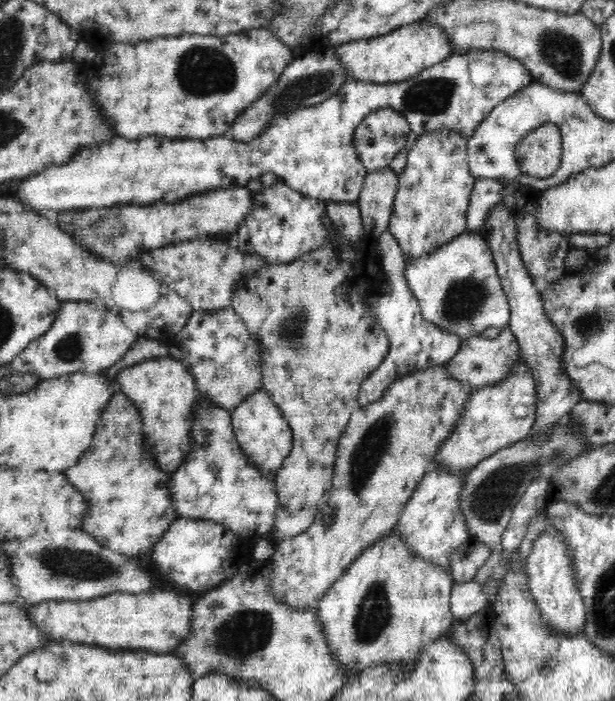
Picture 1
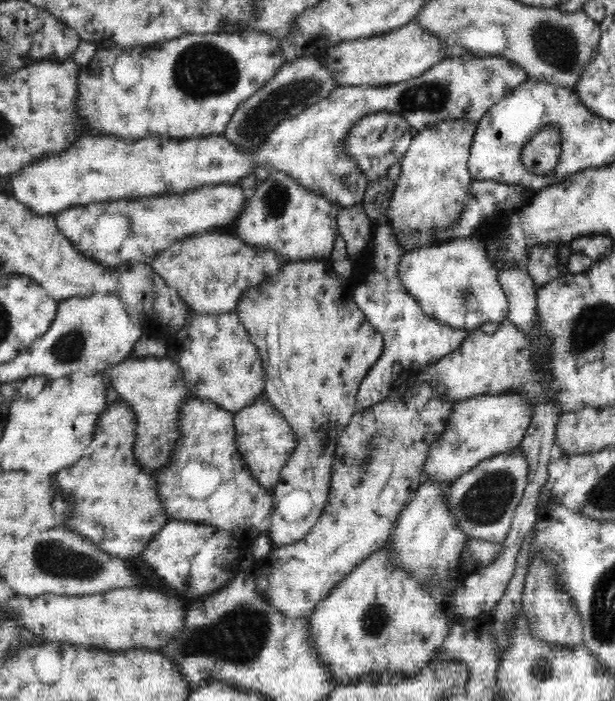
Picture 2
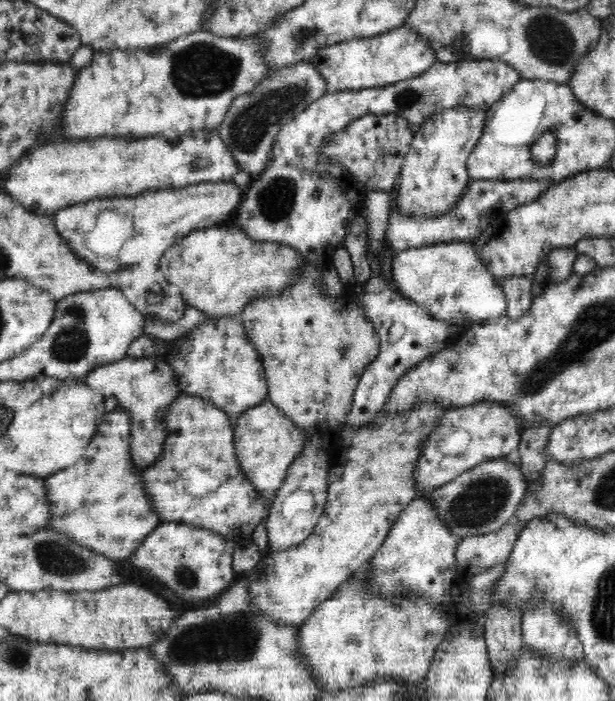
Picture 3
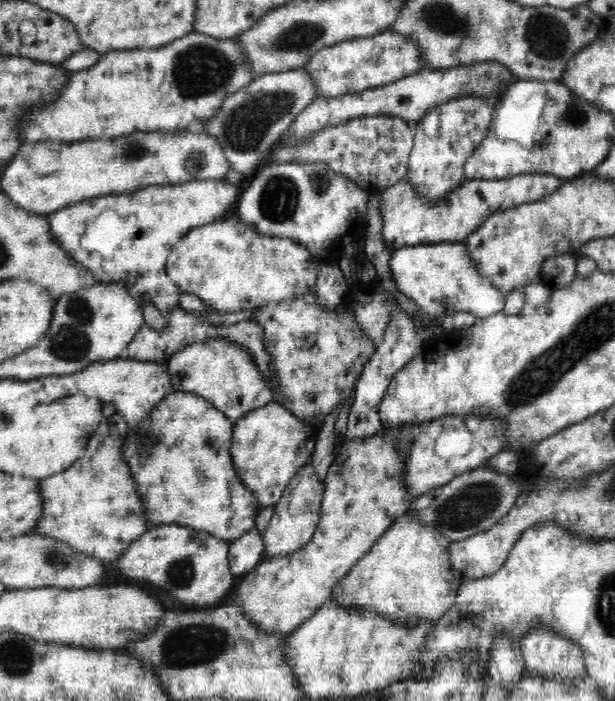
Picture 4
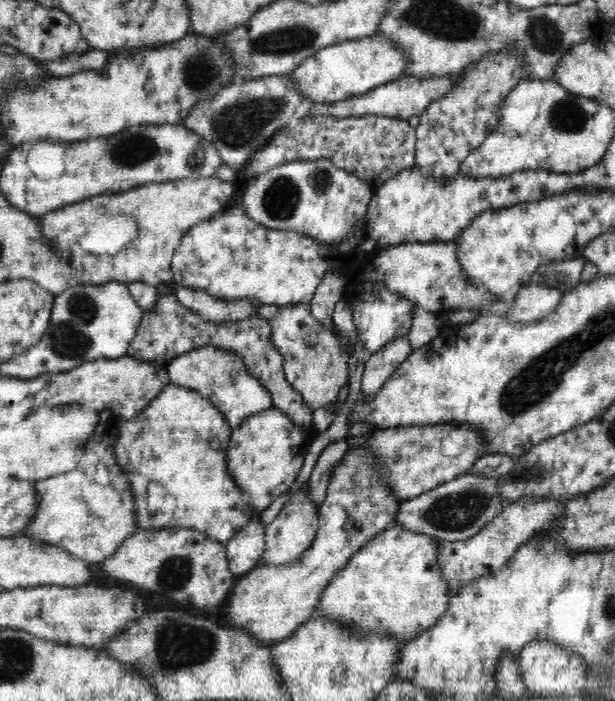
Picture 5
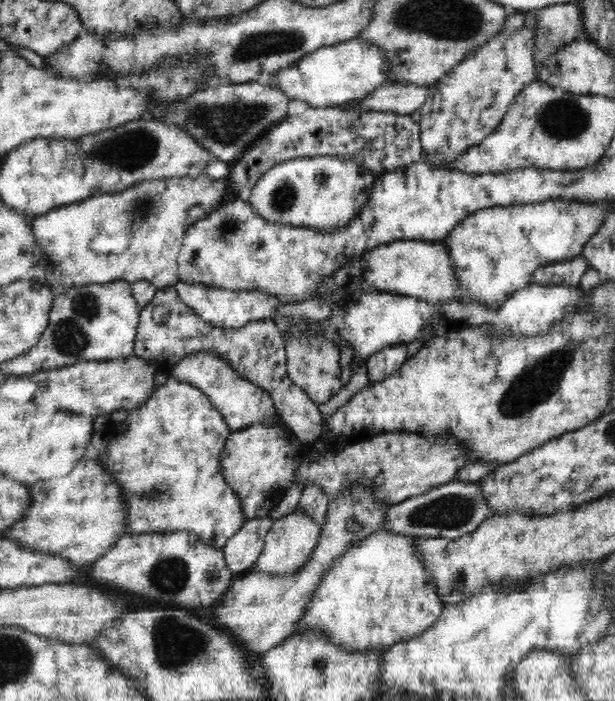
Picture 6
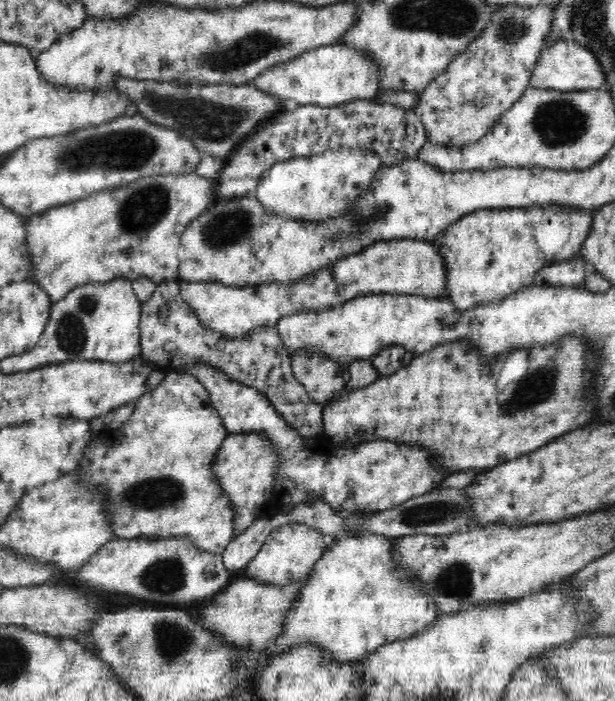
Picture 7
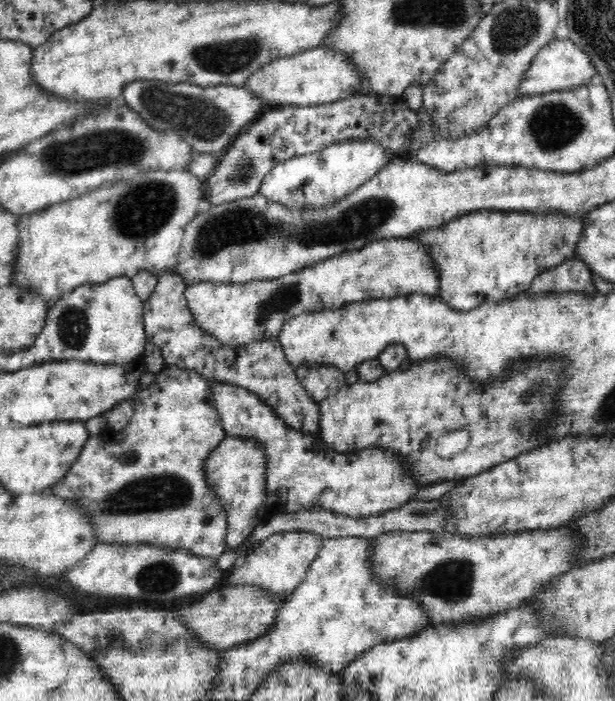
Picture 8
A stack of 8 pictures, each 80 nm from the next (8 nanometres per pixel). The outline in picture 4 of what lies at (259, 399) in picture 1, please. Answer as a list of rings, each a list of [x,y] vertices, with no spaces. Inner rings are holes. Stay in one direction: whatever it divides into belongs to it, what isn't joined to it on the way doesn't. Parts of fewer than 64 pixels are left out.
[[[276,400],[246,412],[233,423],[231,455],[234,468],[243,483],[256,495],[262,509],[275,506],[296,470],[310,461],[316,433],[316,427],[306,421],[298,421]]]

